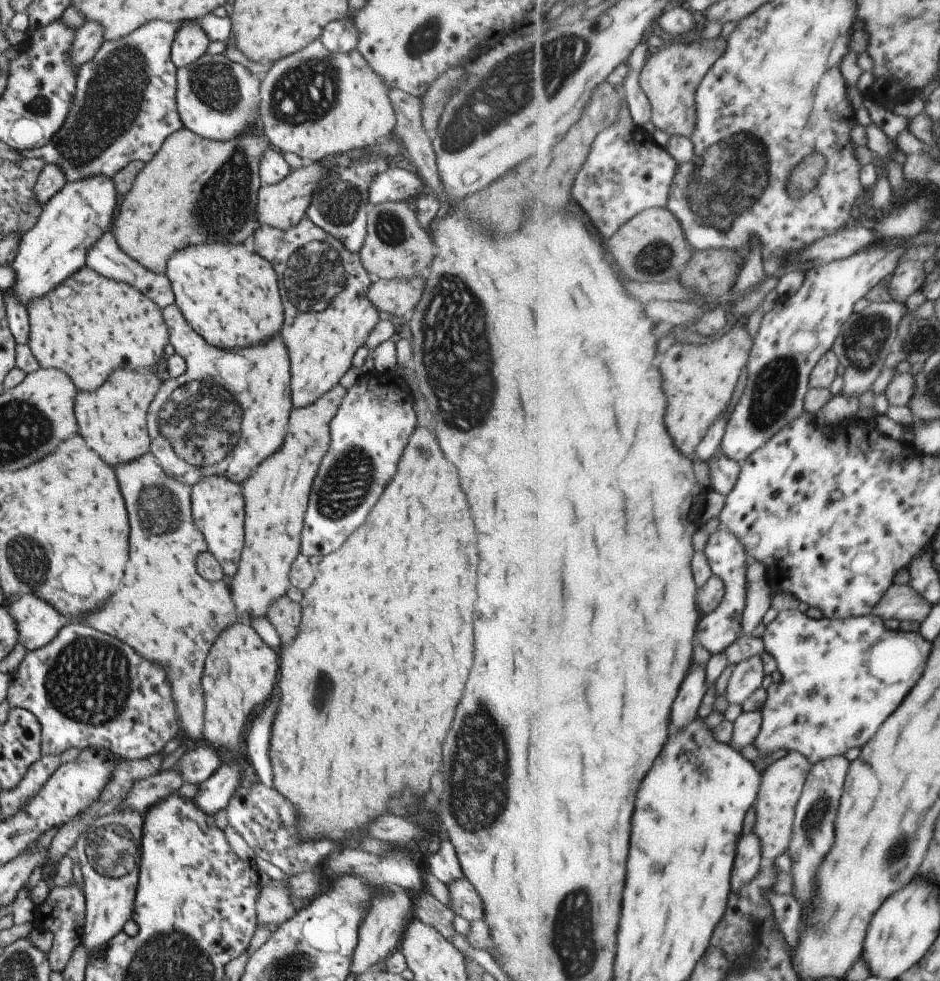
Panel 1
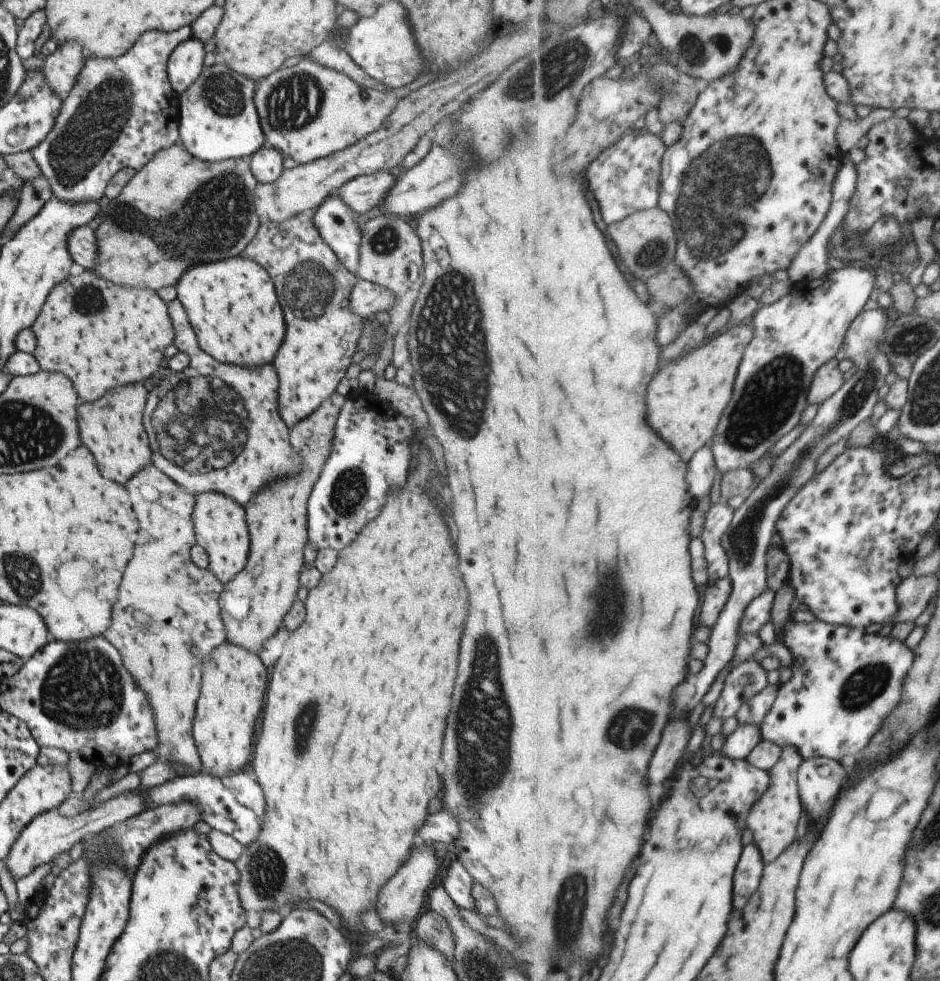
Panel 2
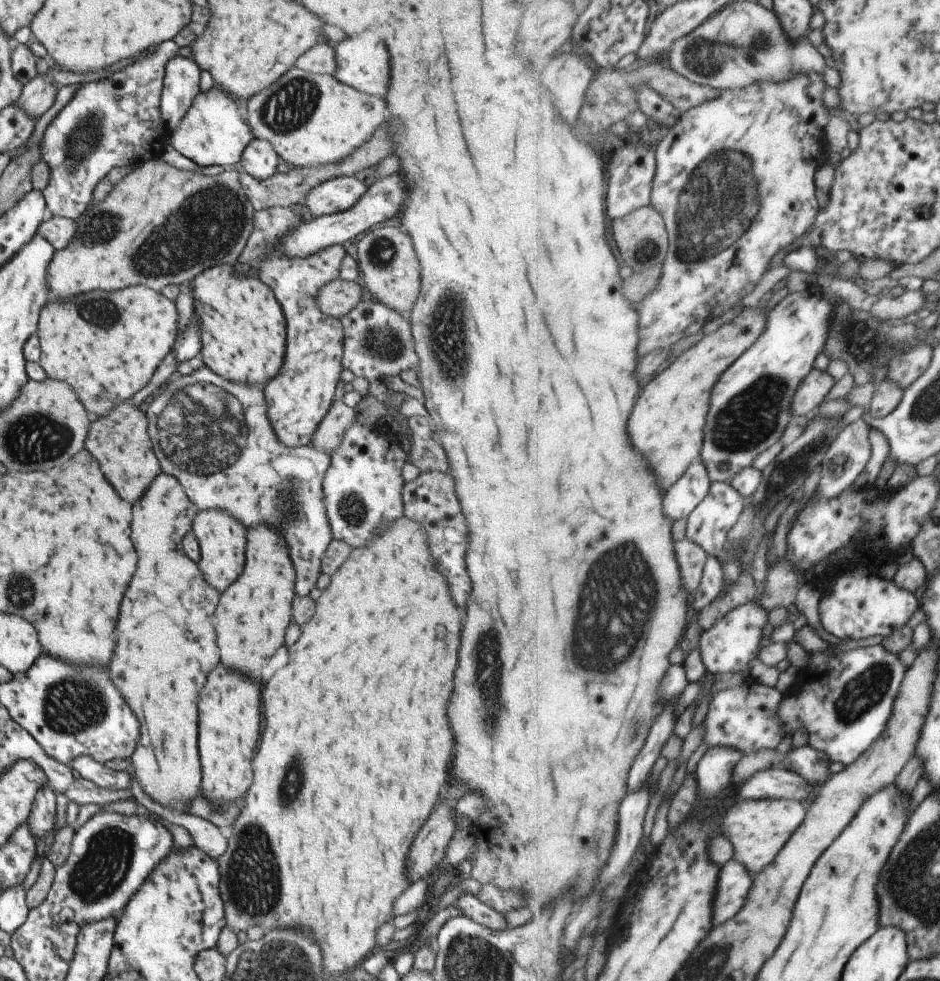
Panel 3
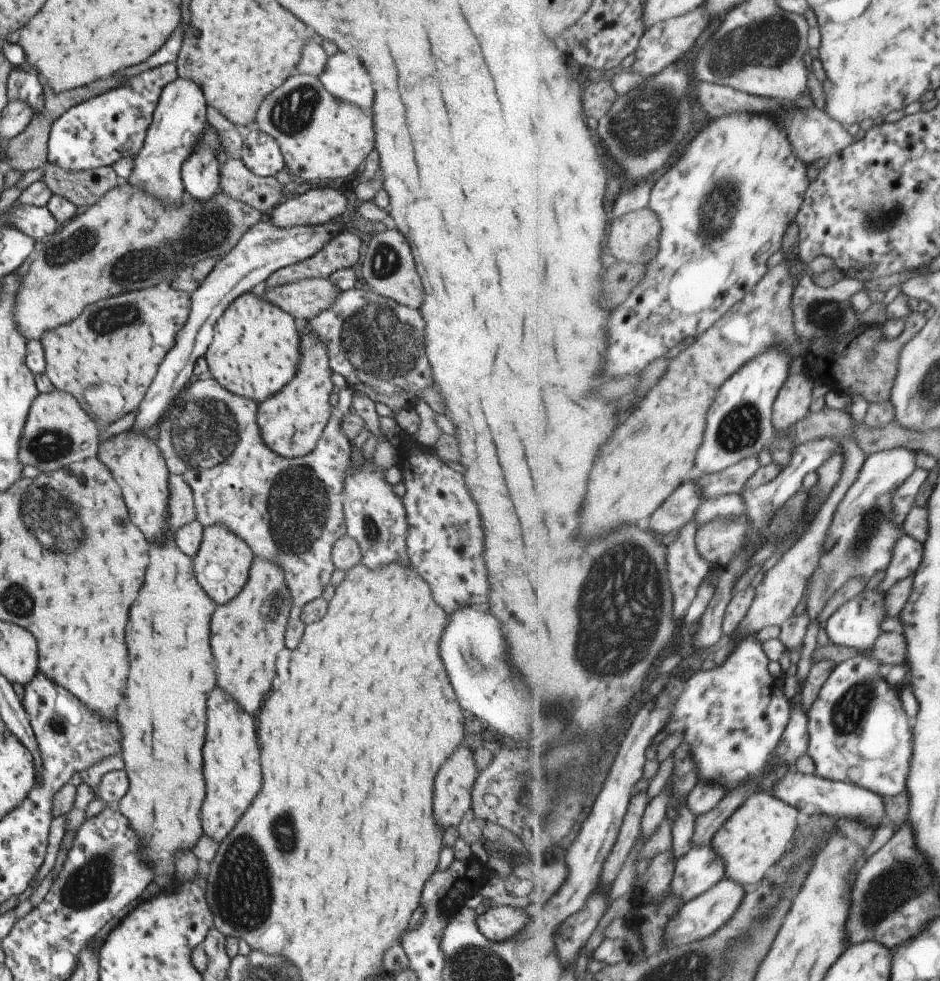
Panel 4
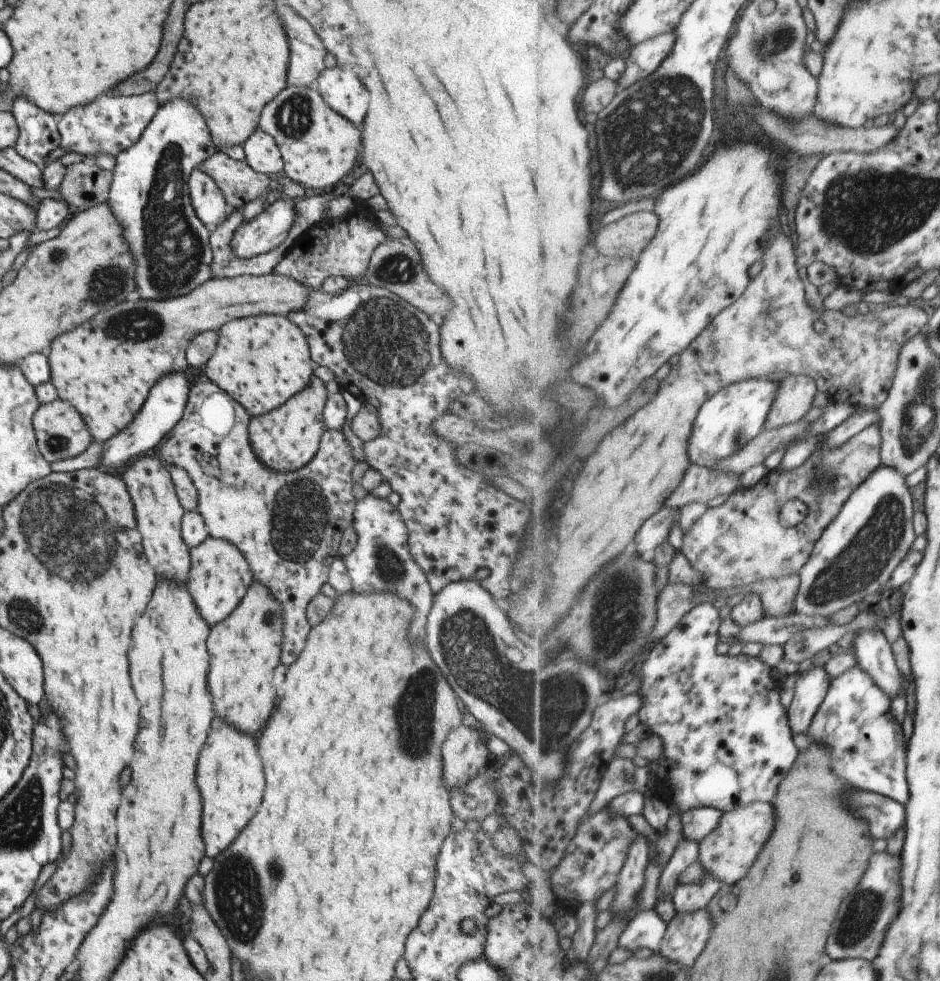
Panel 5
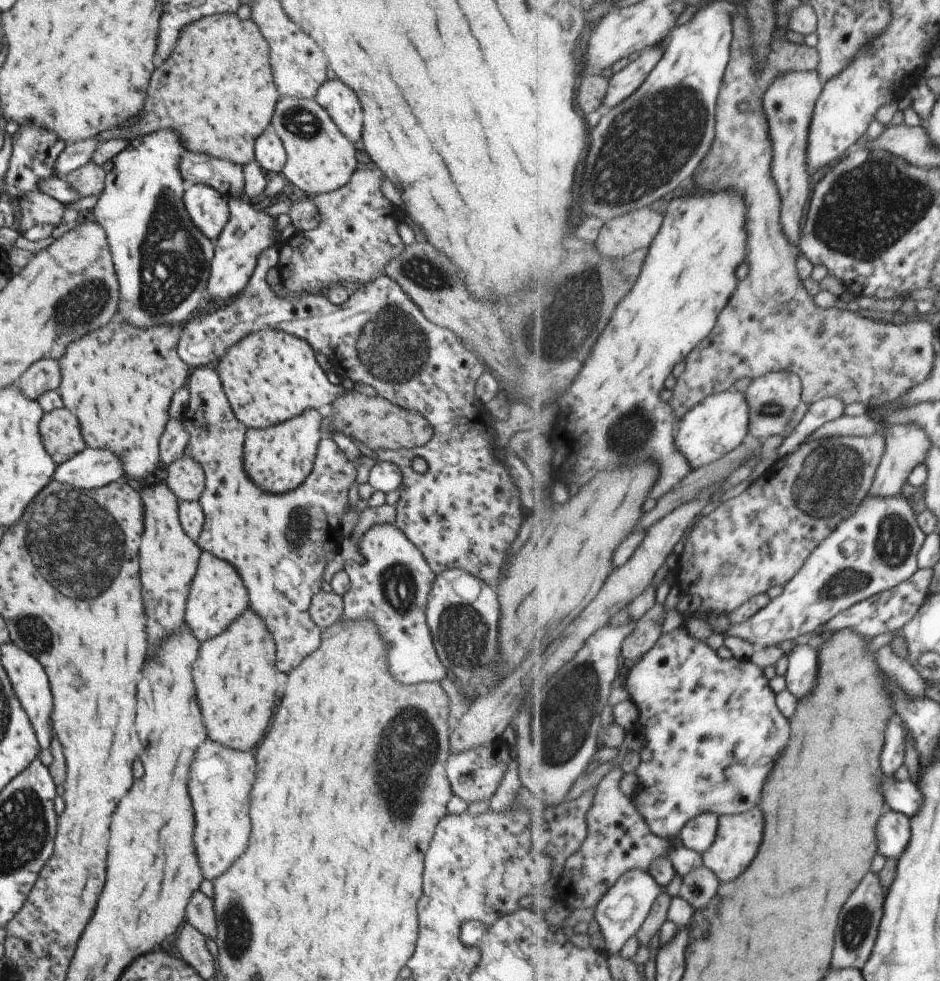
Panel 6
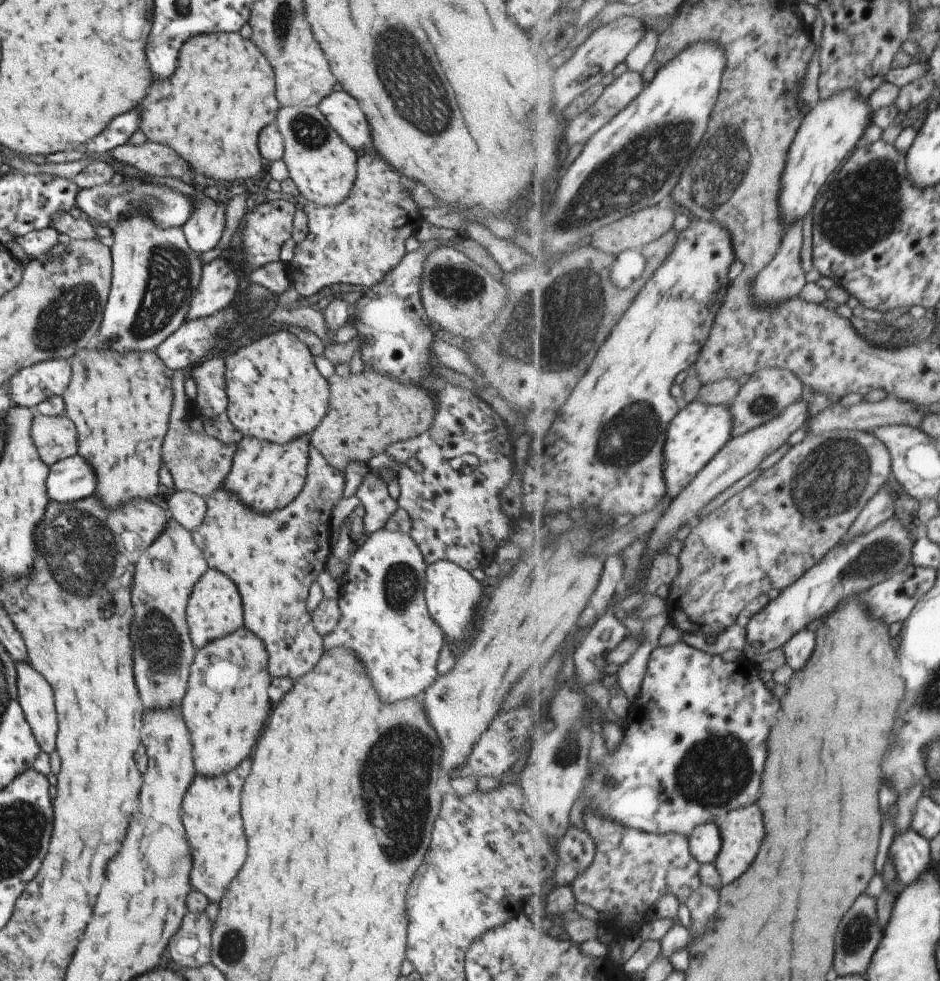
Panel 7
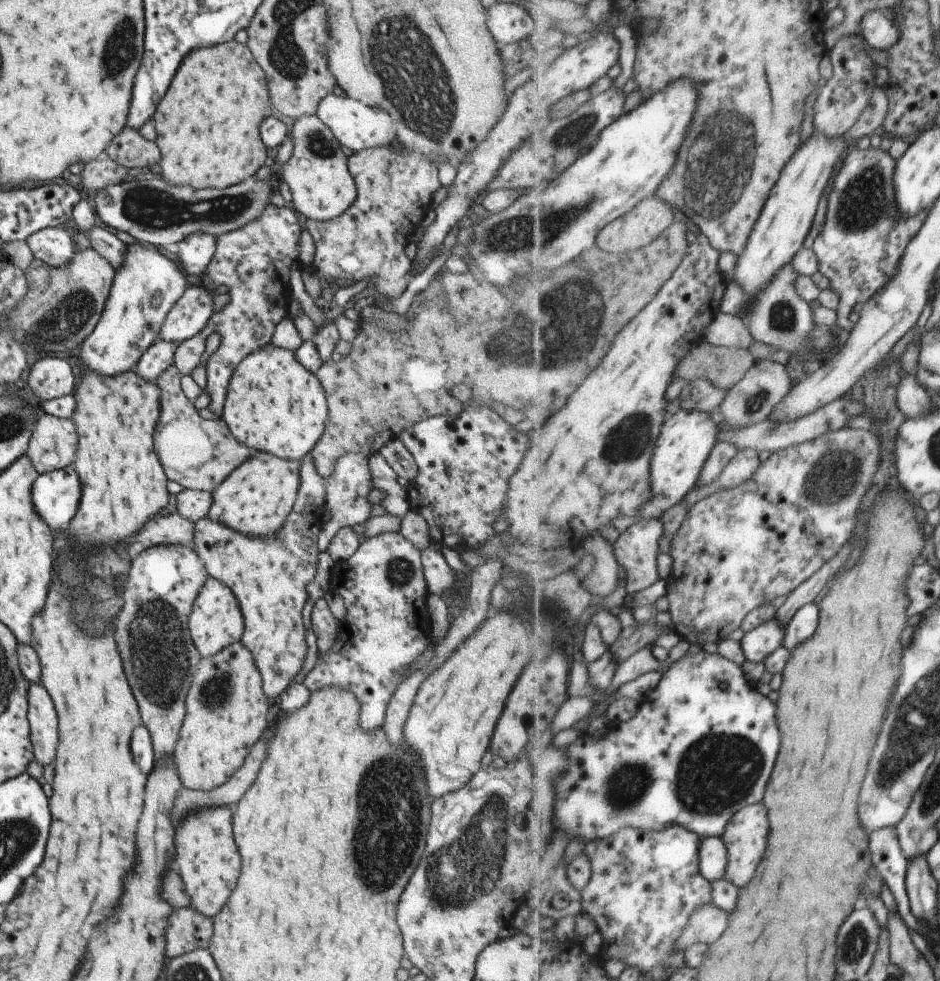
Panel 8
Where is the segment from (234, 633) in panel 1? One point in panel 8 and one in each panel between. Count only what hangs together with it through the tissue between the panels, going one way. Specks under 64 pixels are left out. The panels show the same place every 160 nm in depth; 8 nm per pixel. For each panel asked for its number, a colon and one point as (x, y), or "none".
2: (233, 682)
3: (228, 725)
4: (230, 768)
5: (229, 777)
6: (219, 781)
7: (210, 811)
8: (206, 860)

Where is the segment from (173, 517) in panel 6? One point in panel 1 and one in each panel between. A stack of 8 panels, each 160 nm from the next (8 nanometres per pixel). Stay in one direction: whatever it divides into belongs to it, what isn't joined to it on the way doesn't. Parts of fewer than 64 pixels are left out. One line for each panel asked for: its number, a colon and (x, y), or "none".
1: (112, 419)
2: (111, 428)
3: (118, 441)
4: (134, 461)
5: (157, 511)

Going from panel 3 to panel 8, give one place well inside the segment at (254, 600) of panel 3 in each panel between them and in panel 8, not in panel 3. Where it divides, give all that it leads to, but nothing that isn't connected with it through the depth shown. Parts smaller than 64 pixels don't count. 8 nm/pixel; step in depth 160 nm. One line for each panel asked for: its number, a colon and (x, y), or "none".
4: (247, 632)
5: (243, 648)
6: (234, 675)
7: (225, 704)
8: (225, 710)

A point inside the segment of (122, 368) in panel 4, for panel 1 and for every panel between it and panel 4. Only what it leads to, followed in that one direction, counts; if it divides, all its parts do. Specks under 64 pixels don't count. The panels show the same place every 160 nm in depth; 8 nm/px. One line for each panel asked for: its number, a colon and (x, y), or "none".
1: (88, 325)
2: (100, 335)
3: (105, 345)

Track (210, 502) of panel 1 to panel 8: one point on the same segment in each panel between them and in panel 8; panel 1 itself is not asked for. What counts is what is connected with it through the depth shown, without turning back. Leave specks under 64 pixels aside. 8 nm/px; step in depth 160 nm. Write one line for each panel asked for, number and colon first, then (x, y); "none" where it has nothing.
2: (220, 529)
3: (221, 538)
4: (221, 563)
5: (218, 577)
6: (216, 595)
7: (214, 608)
8: (215, 620)

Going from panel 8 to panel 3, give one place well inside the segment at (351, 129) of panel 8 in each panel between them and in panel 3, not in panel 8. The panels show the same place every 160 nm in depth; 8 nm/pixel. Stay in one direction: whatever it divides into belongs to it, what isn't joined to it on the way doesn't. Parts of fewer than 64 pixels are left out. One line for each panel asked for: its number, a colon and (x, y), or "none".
3: (362, 62)
4: (344, 77)
5: (339, 89)
6: (333, 96)
7: (342, 113)

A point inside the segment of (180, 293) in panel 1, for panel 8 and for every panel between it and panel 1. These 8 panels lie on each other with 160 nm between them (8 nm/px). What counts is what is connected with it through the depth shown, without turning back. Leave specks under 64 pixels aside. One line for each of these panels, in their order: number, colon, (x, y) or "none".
2: (231, 305)
3: (242, 331)
4: (253, 352)
5: (260, 361)
6: (268, 376)
7: (274, 393)
8: (273, 404)

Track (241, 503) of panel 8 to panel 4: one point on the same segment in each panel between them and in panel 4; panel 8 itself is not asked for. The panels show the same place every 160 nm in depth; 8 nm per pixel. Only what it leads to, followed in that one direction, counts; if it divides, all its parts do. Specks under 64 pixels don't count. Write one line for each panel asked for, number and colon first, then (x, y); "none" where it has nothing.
4: (290, 422)
5: (284, 439)
6: (277, 458)
7: (265, 476)

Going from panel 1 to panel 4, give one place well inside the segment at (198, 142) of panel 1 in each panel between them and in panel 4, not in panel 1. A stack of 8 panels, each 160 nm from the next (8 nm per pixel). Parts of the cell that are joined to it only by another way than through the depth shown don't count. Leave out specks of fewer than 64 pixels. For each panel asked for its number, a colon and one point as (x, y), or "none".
2: (176, 211)
3: (158, 226)
4: (126, 241)

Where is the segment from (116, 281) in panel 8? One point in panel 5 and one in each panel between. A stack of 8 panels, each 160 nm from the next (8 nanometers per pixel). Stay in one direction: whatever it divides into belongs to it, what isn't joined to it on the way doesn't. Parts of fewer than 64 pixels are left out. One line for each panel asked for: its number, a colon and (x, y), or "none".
5: (148, 196)
6: (161, 260)
7: (154, 274)

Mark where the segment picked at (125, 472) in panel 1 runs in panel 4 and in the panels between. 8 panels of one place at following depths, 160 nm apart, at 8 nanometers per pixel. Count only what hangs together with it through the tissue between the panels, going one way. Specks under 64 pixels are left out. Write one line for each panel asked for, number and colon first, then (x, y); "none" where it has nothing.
2: (166, 620)
3: (165, 640)
4: (162, 716)

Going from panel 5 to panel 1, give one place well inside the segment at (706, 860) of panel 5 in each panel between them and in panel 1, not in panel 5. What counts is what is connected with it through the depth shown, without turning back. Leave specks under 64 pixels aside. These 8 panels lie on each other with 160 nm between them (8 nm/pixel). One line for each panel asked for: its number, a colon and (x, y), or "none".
1: (783, 783)
2: (774, 820)
3: (759, 830)
4: (752, 841)

